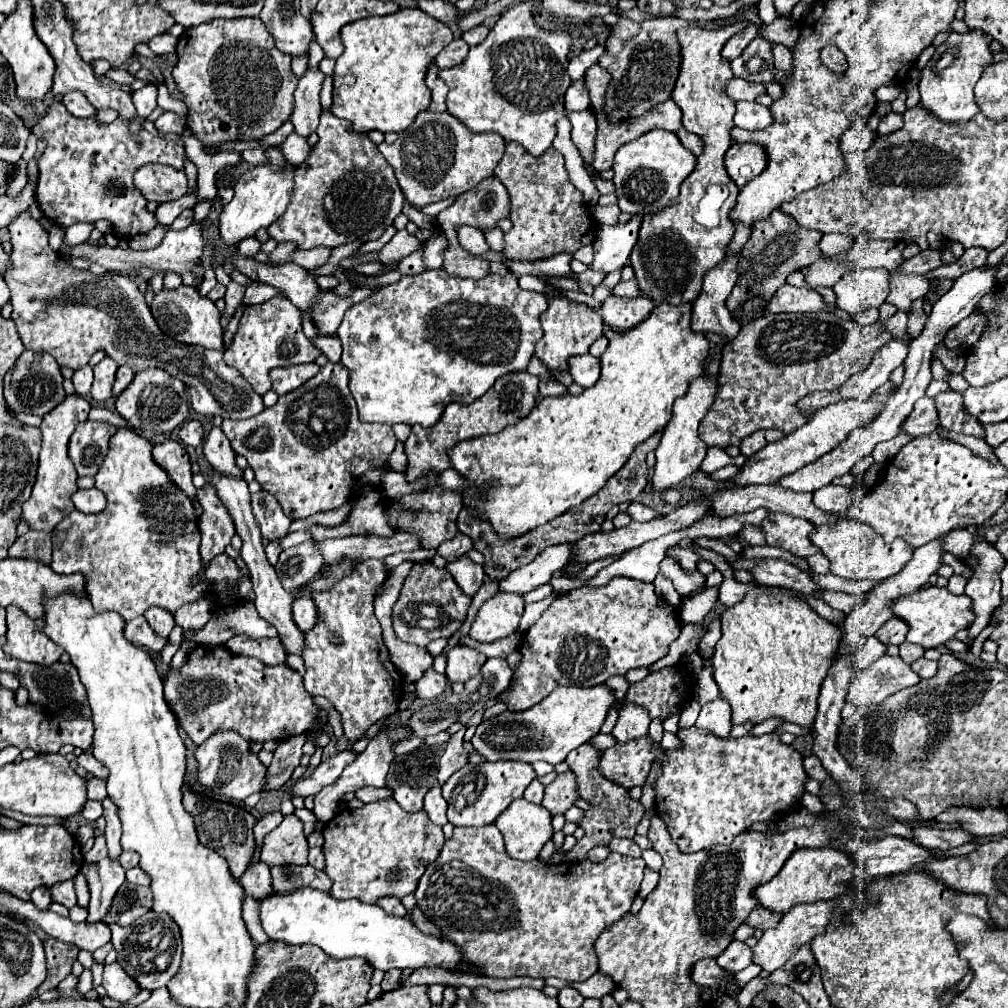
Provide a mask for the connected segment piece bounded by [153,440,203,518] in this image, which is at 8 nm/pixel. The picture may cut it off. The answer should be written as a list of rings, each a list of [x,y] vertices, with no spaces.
[[[167,440],[163,444],[155,444],[153,460],[157,460],[157,464],[161,464],[161,468],[165,468],[165,472],[169,472],[169,476],[173,476],[173,484],[177,484],[189,496],[189,500],[193,500],[193,506],[197,508],[197,518],[199,518],[203,514],[203,508],[199,506],[199,502],[195,498],[197,490],[191,480],[191,462],[189,462],[185,448],[177,440]]]

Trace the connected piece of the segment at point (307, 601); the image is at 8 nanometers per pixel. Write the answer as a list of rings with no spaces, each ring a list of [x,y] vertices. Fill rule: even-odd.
[[[297,596],[293,602],[293,622],[301,632],[307,632],[313,628],[317,620],[317,608],[309,596]]]

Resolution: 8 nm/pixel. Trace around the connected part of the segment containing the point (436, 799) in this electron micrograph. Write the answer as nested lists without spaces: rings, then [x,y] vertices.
[[[435,786],[425,796],[425,812],[429,814],[429,820],[437,826],[447,824],[447,802],[441,796],[441,788]]]

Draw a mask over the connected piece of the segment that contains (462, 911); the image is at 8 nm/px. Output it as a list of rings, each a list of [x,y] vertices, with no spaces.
[[[495,824],[481,828],[455,828],[453,838],[445,842],[439,858],[429,864],[421,876],[417,890],[413,892],[421,912],[437,924],[437,928],[453,940],[469,964],[477,964],[489,972],[489,976],[511,978],[561,978],[567,982],[585,982],[599,970],[595,954],[595,940],[599,932],[621,920],[643,880],[643,858],[631,858],[619,852],[611,852],[603,862],[563,862],[563,864],[539,864],[537,860],[521,862],[509,858],[503,848],[503,836]]]

